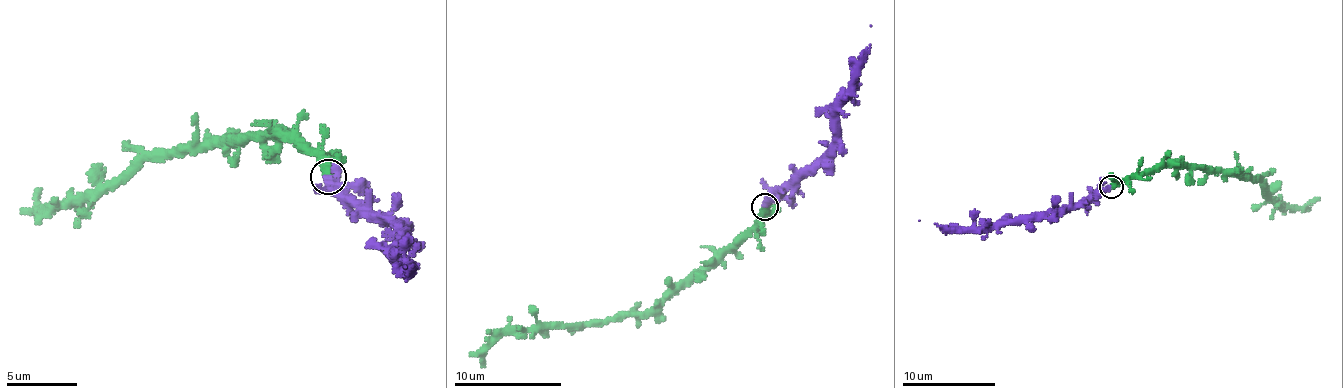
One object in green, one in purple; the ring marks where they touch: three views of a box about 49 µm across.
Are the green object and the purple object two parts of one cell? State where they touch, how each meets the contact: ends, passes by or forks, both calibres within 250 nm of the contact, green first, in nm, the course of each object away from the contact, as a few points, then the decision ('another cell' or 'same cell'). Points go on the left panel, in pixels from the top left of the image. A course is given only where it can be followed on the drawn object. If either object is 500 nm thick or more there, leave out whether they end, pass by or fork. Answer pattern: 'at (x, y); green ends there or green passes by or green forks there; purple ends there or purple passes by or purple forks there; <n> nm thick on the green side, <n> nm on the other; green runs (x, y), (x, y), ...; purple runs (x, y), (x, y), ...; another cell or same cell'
at (328, 177); green ends there; purple ends there; 480 nm thick on the green side, 440 nm on the other; green runs (329, 176), (317, 156), (294, 142), (229, 136), (212, 148), (144, 156), (96, 189), (41, 208), (38, 189); purple runs (328, 176), (353, 199), (386, 217), (402, 241), (389, 249), (407, 265), (405, 271), (412, 266), (405, 267); same cell

